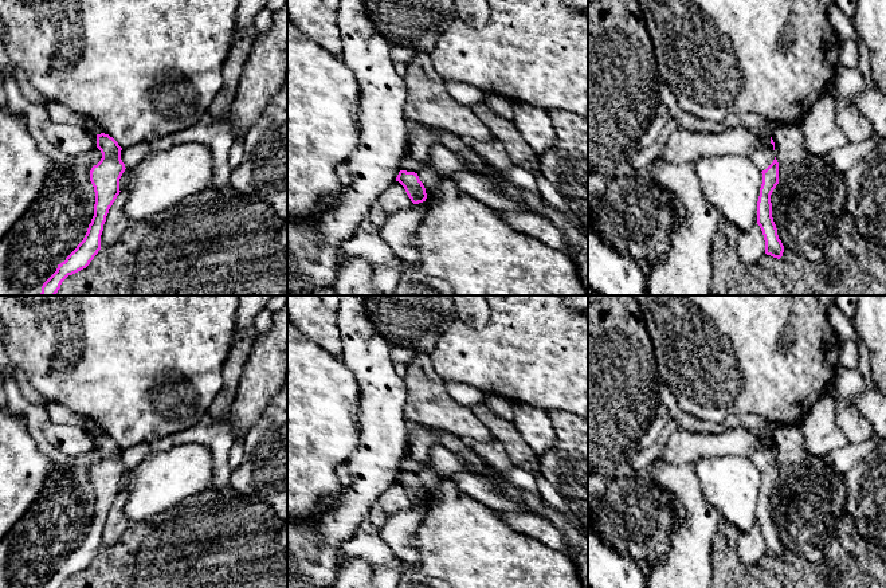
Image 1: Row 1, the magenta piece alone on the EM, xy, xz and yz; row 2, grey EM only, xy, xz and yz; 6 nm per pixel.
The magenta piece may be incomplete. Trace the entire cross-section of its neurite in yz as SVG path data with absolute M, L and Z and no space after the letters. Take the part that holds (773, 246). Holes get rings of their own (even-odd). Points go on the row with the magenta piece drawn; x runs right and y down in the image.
M775 157L773 162L761 172L762 184L757 201L757 224L760 226L764 240L765 254L780 259L784 252L784 246L777 235L777 228L772 217L771 195L779 184L779 162Z

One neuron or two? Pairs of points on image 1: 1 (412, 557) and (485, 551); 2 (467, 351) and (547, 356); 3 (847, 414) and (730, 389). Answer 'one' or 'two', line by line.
1: two
2: one
3: two

